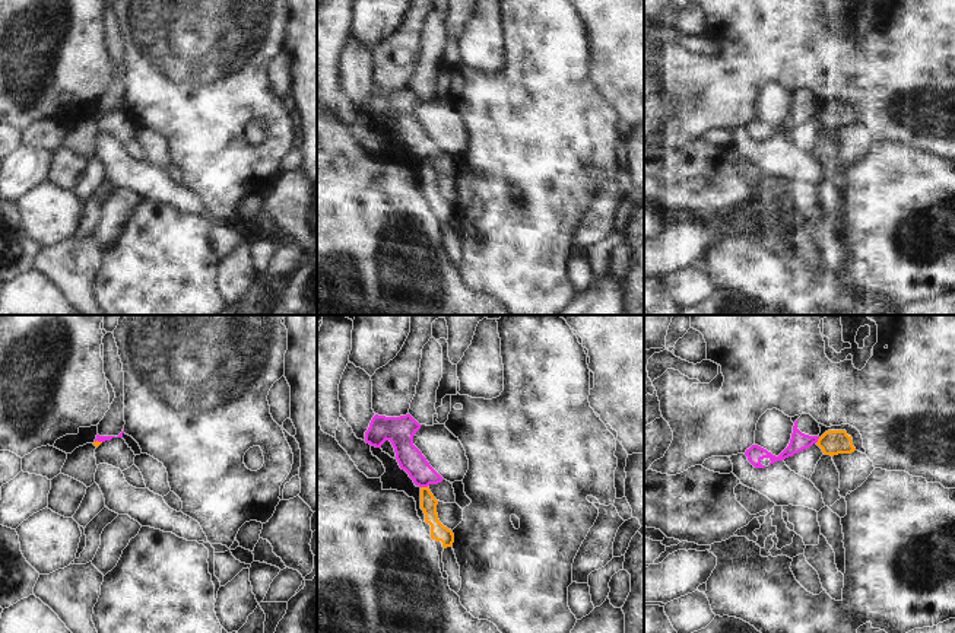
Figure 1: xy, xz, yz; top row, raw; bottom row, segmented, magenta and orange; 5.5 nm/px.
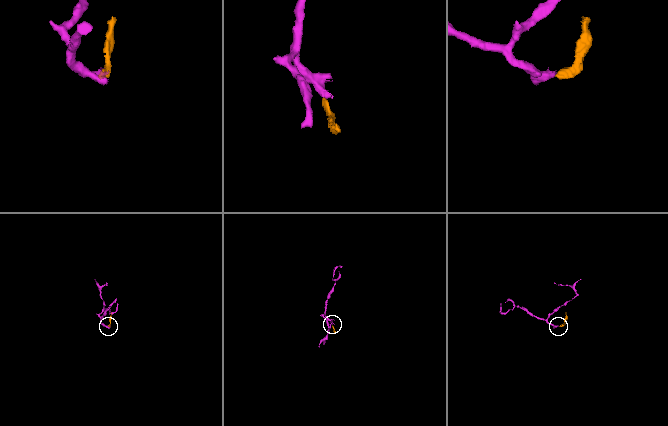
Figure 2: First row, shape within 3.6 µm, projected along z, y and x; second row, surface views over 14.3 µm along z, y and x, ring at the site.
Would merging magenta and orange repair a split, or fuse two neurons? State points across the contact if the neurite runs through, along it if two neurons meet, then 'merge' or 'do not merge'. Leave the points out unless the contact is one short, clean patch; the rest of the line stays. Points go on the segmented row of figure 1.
along xz (421, 486), (427, 487) | do not merge

